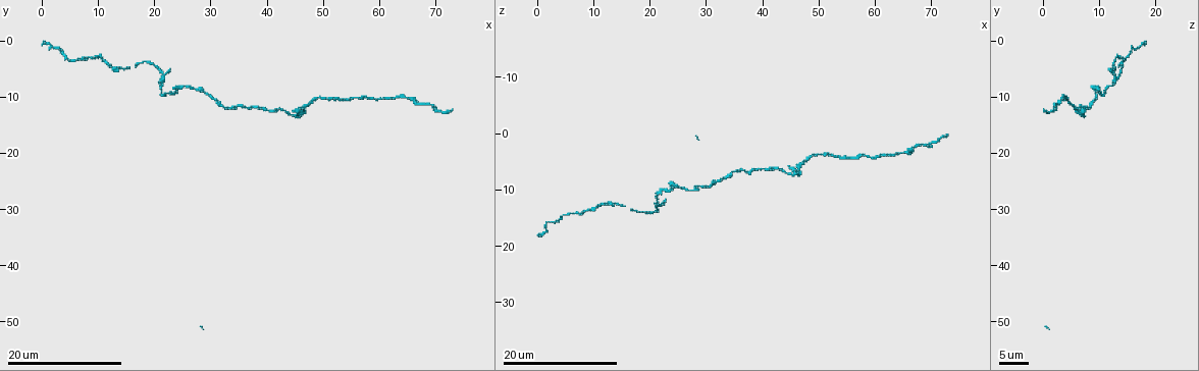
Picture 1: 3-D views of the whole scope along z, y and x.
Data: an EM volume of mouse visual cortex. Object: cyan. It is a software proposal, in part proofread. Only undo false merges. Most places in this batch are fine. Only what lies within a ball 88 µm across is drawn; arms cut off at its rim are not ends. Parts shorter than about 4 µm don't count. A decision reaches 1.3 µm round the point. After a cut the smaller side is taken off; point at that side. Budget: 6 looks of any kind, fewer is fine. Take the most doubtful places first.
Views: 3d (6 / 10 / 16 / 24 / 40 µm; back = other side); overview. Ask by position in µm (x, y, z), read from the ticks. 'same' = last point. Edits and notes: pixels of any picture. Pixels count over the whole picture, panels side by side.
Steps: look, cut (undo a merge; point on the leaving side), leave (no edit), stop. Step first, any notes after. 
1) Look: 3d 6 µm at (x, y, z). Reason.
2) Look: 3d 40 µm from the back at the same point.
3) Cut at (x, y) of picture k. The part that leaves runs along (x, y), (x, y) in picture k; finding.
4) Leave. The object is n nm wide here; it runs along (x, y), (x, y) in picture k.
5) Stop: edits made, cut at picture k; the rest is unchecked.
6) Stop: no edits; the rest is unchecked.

Look: 3d 16 µm at (45.0, 13.0, 7.0). Thick turns thin.

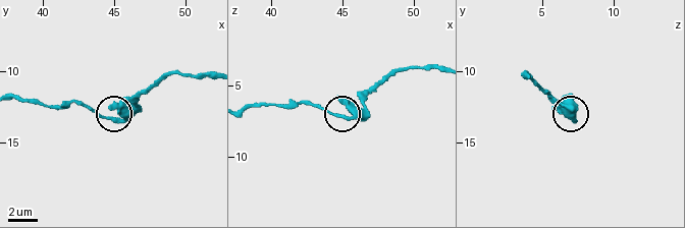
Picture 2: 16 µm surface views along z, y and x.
Look: 3d 10 µm at (44.8, 13.4, 7.0).

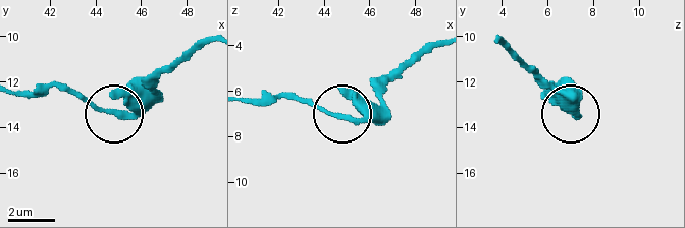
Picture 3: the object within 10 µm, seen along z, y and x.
Leave. One neuron here.

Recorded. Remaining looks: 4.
Look: 3d 24 µm at (21.5, 6.5, 13.5). Two arms in line, one across.

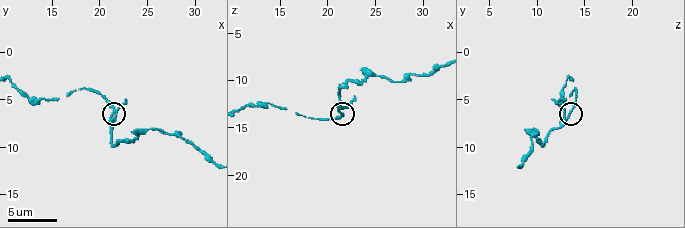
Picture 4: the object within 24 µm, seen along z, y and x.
Look: 3d 10 µm at (21.6, 6.4, 13.4). Zoom in.

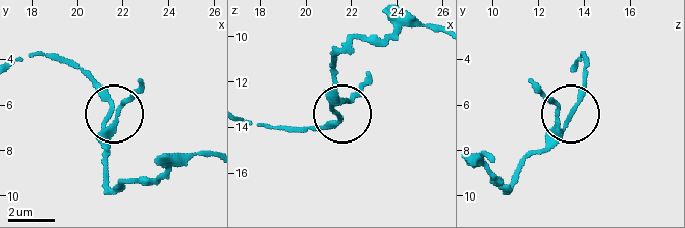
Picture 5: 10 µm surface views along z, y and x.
Leave. The object is 200 nm wide here; it runs along (211, 154), (108, 180), (111, 111), (90, 71) in picture 5; continuous, no second neuron.

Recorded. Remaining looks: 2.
Look: 3d 16 µm at (6.5, 3.5, 14.0). Sudden change in width.

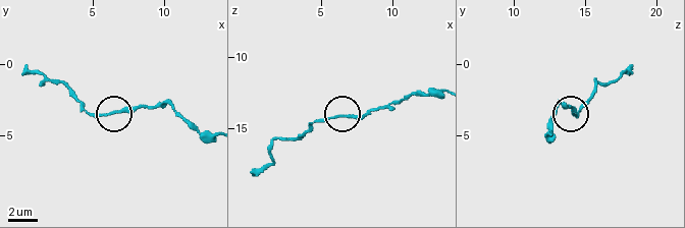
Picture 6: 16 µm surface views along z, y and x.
Look: 3d 6 µm at (6.8, 3.4, 14.0).

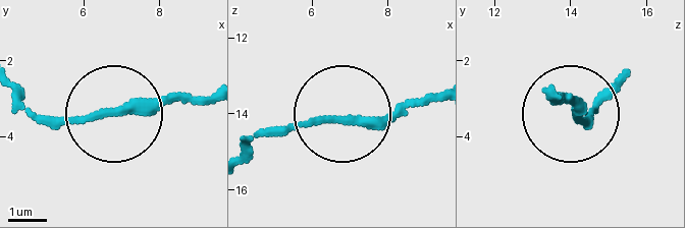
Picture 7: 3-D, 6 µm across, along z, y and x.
Leave. Continuous, no second neuron.

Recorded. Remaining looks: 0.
Stop: no edits; the rest is unchecked.

